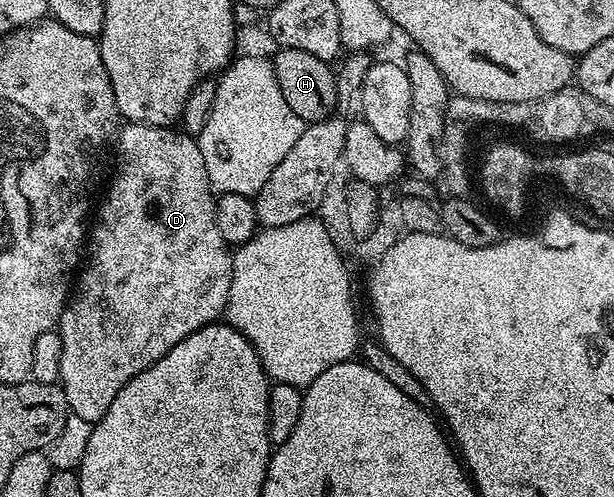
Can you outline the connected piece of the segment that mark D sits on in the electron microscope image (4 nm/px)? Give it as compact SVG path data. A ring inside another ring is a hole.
M127 122L118 132L116 155L117 151L118 168L114 171L114 180L110 183L110 192L107 193L102 208L99 211L97 208L98 224L95 227L93 224L92 227L94 244L91 247L89 244L88 247L90 264L87 265L86 272L84 272L85 267L81 272L82 280L80 280L80 275L76 283L76 290L69 296L56 328L57 334L62 334L62 356L59 359L57 356L56 371L57 374L58 371L62 374L60 386L66 395L67 408L73 415L91 425L99 423L104 417L104 413L108 413L108 405L112 405L116 393L120 393L120 389L124 389L124 385L128 385L128 381L132 381L132 377L144 373L144 369L148 369L156 361L160 361L160 357L164 357L164 353L168 353L176 345L180 345L180 341L184 341L184 337L196 333L209 323L221 320L226 310L228 293L232 289L234 257L231 248L224 241L224 237L220 237L220 229L216 229L216 213L214 212L216 193L210 187L208 169L204 169L204 153L200 153L197 138L187 135L185 131L175 129L173 126L153 127L147 123Z

